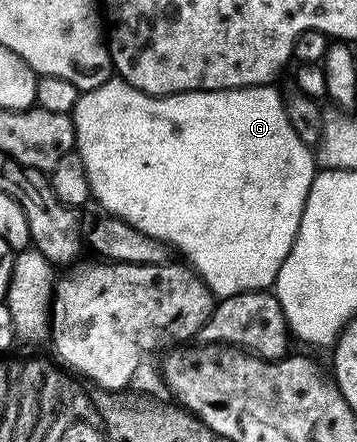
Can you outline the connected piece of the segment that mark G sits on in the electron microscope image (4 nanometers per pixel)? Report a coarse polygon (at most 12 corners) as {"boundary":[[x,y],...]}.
{"boundary":[[270,85],[74,104],[93,200],[266,291],[316,157]]}

